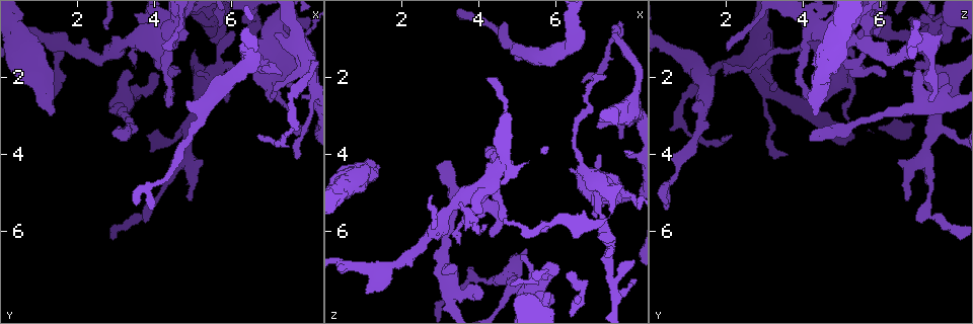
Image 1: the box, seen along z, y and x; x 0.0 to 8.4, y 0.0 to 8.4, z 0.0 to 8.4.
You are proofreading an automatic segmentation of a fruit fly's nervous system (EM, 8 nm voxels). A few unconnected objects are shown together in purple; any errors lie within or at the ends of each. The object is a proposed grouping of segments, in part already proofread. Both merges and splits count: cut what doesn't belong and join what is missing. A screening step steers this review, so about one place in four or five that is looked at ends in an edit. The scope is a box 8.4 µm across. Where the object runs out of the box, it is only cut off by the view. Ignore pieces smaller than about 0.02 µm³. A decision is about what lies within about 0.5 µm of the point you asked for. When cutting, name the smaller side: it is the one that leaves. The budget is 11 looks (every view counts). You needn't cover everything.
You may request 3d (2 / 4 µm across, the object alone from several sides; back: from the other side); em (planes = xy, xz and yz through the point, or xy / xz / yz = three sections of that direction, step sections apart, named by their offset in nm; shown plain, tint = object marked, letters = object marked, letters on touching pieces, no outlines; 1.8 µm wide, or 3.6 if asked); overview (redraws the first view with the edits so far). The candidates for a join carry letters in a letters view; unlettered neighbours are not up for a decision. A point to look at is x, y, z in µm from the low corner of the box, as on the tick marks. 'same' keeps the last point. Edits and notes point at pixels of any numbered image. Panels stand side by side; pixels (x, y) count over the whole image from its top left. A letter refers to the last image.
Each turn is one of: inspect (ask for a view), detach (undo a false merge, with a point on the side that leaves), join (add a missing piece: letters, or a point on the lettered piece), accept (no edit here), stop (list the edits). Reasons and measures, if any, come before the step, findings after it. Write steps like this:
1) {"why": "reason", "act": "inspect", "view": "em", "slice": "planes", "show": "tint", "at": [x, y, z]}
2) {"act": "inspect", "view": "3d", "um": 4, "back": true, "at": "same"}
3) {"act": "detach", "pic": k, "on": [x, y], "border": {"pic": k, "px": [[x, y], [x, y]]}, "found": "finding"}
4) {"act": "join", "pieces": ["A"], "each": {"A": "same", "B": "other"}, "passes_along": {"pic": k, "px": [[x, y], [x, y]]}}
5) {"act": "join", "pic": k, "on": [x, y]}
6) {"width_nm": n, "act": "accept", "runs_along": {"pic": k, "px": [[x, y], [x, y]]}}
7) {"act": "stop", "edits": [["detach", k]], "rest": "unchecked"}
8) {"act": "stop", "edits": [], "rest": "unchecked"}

{"why": "an open end", "act": "inspect", "view": "em", "slice": "planes", "show": "tint", "at": [4.05, 1.90, 7.60]}

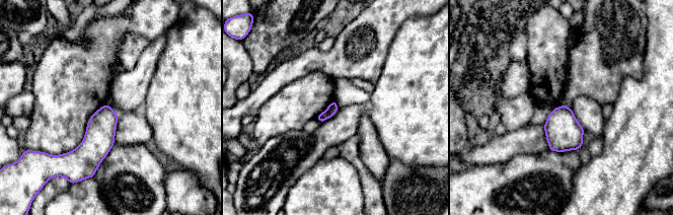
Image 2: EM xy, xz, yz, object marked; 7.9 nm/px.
{"act": "inspect", "view": "em", "slice": "planes", "show": "letters", "at": "same"}

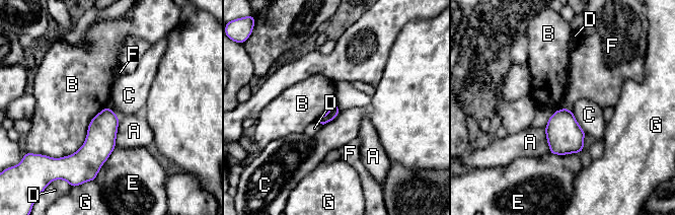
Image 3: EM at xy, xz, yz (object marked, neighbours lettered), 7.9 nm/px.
{"act": "accept", "each": {"A": "other", "B": "other", "C": "other", "D": "other", "E": "other", "F": "other", "G": "other"}, "border": {"pic": 3, "px": [[565, 106], [568, 109]]}, "found": "no lettered piece goes on from it"}

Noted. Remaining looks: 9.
{"why": "sharp bend", "act": "inspect", "view": "em", "slice": "xz", "step": 16, "show": "tint", "at": [6.60, 0.70, 7.40]}

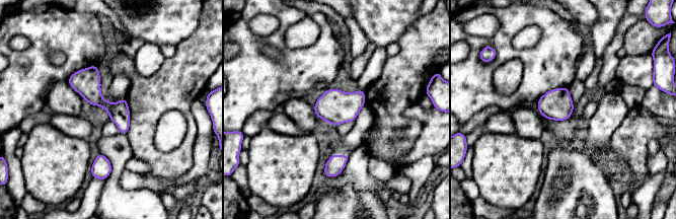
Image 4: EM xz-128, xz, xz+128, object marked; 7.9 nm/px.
{"why": "see the neighbours", "act": "inspect", "view": "em", "slice": "xz", "step": 16, "show": "letters", "at": "same"}

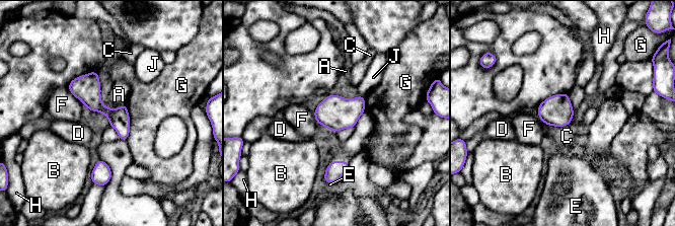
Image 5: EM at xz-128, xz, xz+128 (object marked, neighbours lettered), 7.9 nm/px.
{"longest_contact_nm": ["C", 300], "act": "accept", "each": {"A": "other", "B": "other", "C": "other", "D": "other", "E": "other", "F": "other", "G": "other", "H": "other", "J": "other"}, "border": {"pic": 5, "px": [[126, 103], [117, 107], [106, 106]]}, "found": "continuous, no second neuron"}

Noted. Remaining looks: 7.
{"why": "branch stops here", "act": "inspect", "view": "3d", "um": 4, "at": [7.10, 0.90, 3.15]}

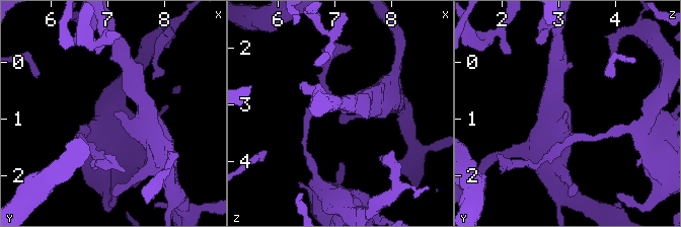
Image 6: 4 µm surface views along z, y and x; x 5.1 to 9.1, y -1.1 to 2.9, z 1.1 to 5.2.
{"act": "inspect", "view": "em", "slice": "planes", "show": "plain", "at": [7.15, 0.90, 3.15]}

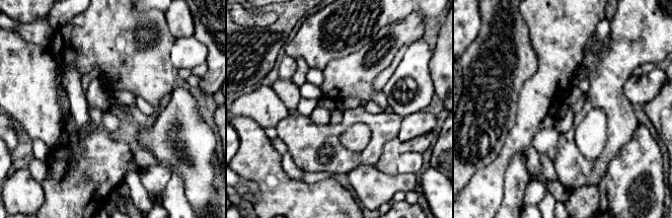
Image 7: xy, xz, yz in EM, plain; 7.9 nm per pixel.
{"act": "inspect", "view": "em", "slice": "planes", "show": "letters", "at": "same"}

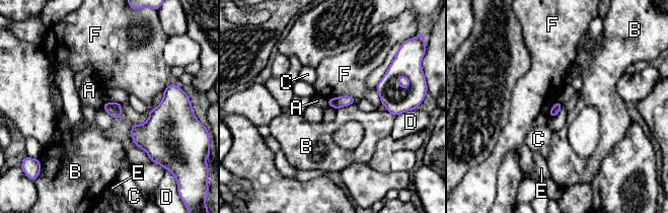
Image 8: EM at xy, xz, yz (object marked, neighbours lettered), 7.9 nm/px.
{"longest_contact_nm": ["B", 380], "act": "accept", "each": {"A": "other", "B": "other", "C": "other", "D": "other", "E": "other", "F": "other"}, "found": "none of them fits"}

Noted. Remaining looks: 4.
{"why": "calibre changes", "act": "inspect", "view": "em", "slice": "planes", "show": "letters", "at": [5.20, 2.80, 1.40]}

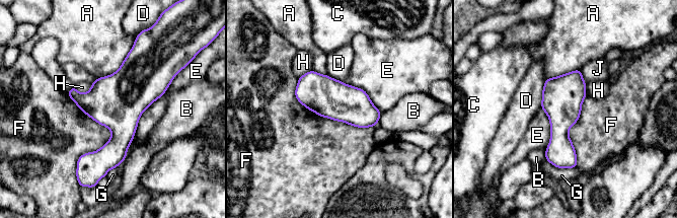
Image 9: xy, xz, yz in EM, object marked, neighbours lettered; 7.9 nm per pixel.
{"longest_contact_nm": ["F", 700], "act": "accept", "each": {"A": "other", "B": "other", "C": "other", "D": "other", "E": "other", "F": "other", "G": "other", "H": "other", "J": "other"}, "border": {"pic": 9, "px": [[298, 77], [307, 108], [373, 127]]}, "found": "one neuron here"}

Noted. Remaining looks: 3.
{"act": "stop", "edits": [], "rest": "unchecked"}

